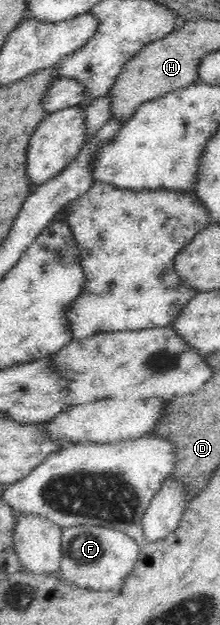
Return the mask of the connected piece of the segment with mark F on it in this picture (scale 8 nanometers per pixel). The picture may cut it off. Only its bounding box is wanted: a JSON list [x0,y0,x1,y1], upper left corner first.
[59,525,141,591]

